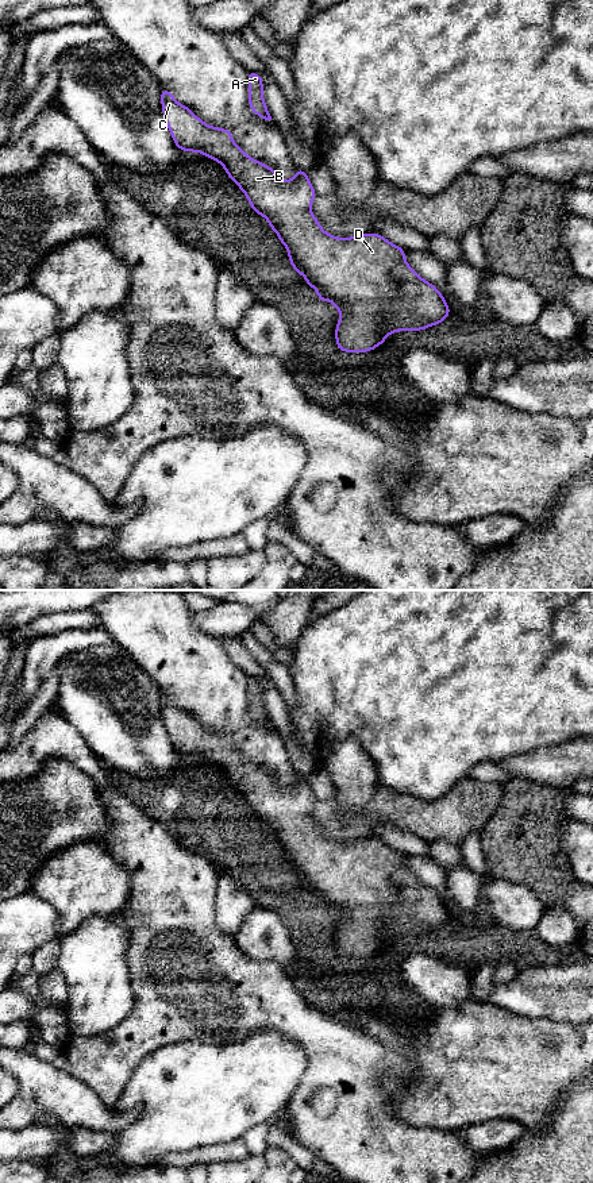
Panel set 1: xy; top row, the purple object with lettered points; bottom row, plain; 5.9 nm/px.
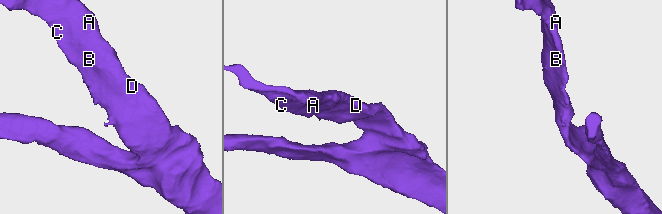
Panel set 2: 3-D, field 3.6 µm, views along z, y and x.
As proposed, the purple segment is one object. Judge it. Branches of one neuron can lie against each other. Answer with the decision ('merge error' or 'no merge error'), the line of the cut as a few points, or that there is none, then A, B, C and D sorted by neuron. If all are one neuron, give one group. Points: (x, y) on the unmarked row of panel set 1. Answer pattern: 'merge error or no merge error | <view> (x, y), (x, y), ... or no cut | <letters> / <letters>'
no merge error | no cut | A B C D

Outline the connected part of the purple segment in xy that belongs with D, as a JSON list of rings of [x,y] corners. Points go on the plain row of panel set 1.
[[[161,693],[161,709],[165,728],[178,755],[201,758],[219,767],[231,786],[243,795],[253,816],[267,824],[269,833],[277,837],[280,847],[289,856],[286,862],[299,880],[305,880],[305,891],[313,891],[321,908],[331,906],[340,916],[335,932],[335,947],[342,957],[369,957],[380,952],[389,939],[398,936],[423,936],[431,930],[442,929],[453,917],[438,893],[423,885],[405,864],[403,852],[386,845],[378,837],[339,843],[327,839],[311,816],[312,806],[317,802],[307,777],[296,775],[292,785],[281,786],[276,775],[258,764],[250,763],[240,751],[234,748],[232,736],[208,731],[192,714],[180,709],[170,695]]]

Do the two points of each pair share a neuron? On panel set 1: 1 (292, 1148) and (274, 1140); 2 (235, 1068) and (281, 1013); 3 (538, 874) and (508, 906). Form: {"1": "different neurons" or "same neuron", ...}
{"1": "same neuron", "2": "different neurons", "3": "different neurons"}

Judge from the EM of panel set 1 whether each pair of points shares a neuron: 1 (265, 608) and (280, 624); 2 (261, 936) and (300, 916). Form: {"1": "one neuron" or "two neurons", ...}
{"1": "two neurons", "2": "two neurons"}

